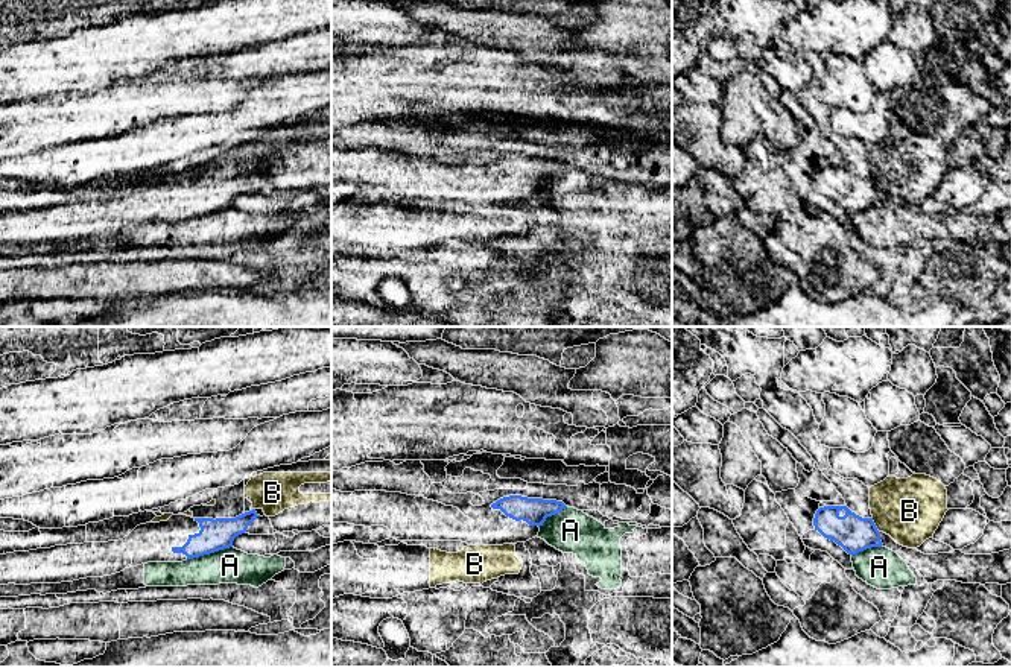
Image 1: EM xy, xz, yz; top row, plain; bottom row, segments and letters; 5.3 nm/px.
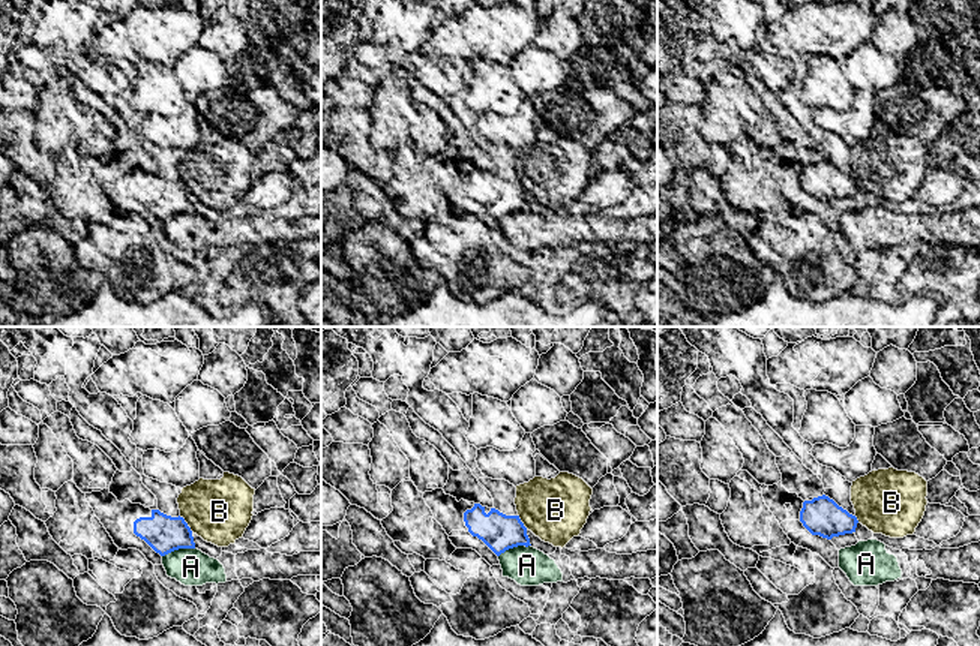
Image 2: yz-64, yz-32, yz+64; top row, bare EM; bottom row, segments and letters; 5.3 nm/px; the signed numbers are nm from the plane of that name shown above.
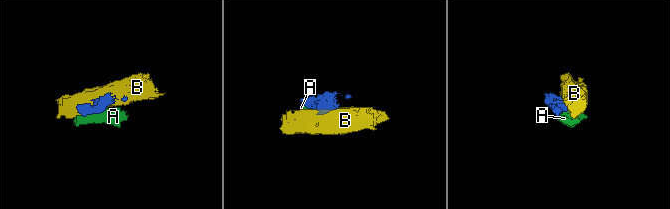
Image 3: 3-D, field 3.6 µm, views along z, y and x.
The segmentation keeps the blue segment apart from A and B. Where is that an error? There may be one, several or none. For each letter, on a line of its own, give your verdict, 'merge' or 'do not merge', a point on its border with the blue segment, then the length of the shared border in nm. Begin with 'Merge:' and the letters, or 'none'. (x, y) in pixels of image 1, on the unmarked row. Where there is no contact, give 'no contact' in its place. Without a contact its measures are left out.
Merge: none
A: do not merge; meets blue in xy at (209, 213); contact 260 nm long
B: do not merge; meets blue in yz at (874, 186); contact 90 nm long

